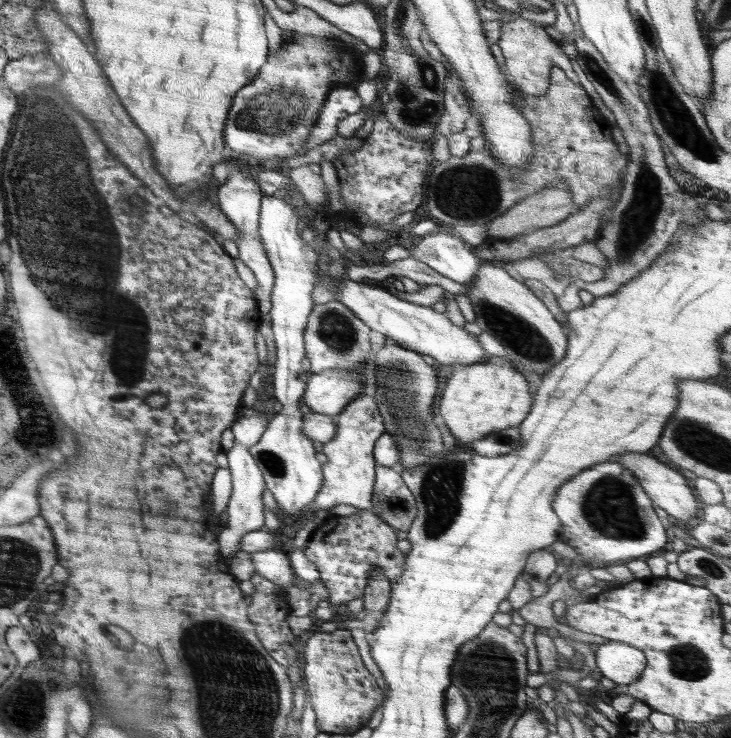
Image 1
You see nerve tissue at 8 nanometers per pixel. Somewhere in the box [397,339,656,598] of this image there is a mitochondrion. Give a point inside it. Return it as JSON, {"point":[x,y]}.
{"point":[609,506]}

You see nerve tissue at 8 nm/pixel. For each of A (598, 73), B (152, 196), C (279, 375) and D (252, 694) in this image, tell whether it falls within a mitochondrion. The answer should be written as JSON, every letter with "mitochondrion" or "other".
{"A":"mitochondrion","B":"other","C":"other","D":"mitochondrion"}

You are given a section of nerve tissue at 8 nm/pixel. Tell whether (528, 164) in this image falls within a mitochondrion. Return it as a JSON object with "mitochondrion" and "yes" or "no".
{"mitochondrion":"no"}

